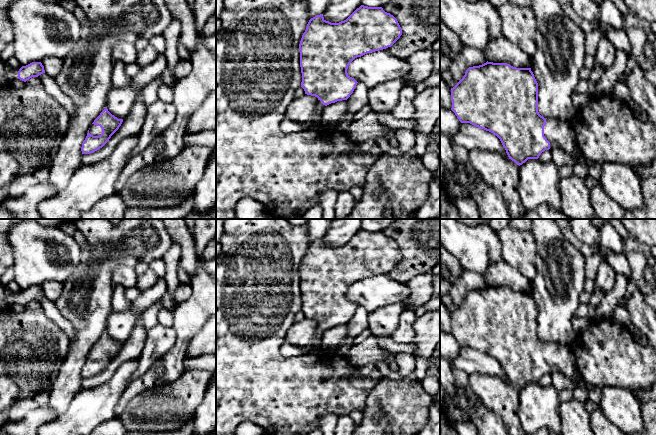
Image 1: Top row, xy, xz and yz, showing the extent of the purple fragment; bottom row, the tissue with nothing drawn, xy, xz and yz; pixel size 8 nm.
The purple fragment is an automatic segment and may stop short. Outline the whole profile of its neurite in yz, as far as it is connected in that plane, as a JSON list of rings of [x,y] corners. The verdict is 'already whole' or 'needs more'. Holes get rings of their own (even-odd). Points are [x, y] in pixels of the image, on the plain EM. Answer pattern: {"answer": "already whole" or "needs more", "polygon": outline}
{"answer": "needs more", "polygon": [[[486,286],[479,290],[469,291],[463,302],[451,312],[451,334],[461,347],[470,347],[496,359],[506,377],[517,389],[528,383],[538,383],[545,374],[559,371],[570,380],[579,376],[575,355],[566,344],[545,343],[538,336],[538,307],[531,292],[516,292],[507,287]]]}

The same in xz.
{"answer": "needs more", "polygon": [[[361,229],[346,244],[339,247],[326,245],[323,238],[311,242],[302,259],[300,291],[301,311],[305,318],[318,322],[315,345],[321,345],[325,330],[347,324],[356,312],[357,305],[347,297],[348,290],[357,281],[391,271],[402,259],[397,243],[382,231]]]}

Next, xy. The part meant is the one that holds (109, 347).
{"answer": "needs more", "polygon": [[[107,331],[94,344],[87,360],[82,367],[82,378],[90,378],[102,372],[119,353],[123,343],[118,343],[112,339]]]}

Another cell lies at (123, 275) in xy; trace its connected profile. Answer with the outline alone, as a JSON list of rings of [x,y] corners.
[[[116,265],[113,267],[112,280],[114,284],[121,285],[125,289],[136,287],[138,274],[133,266]]]

